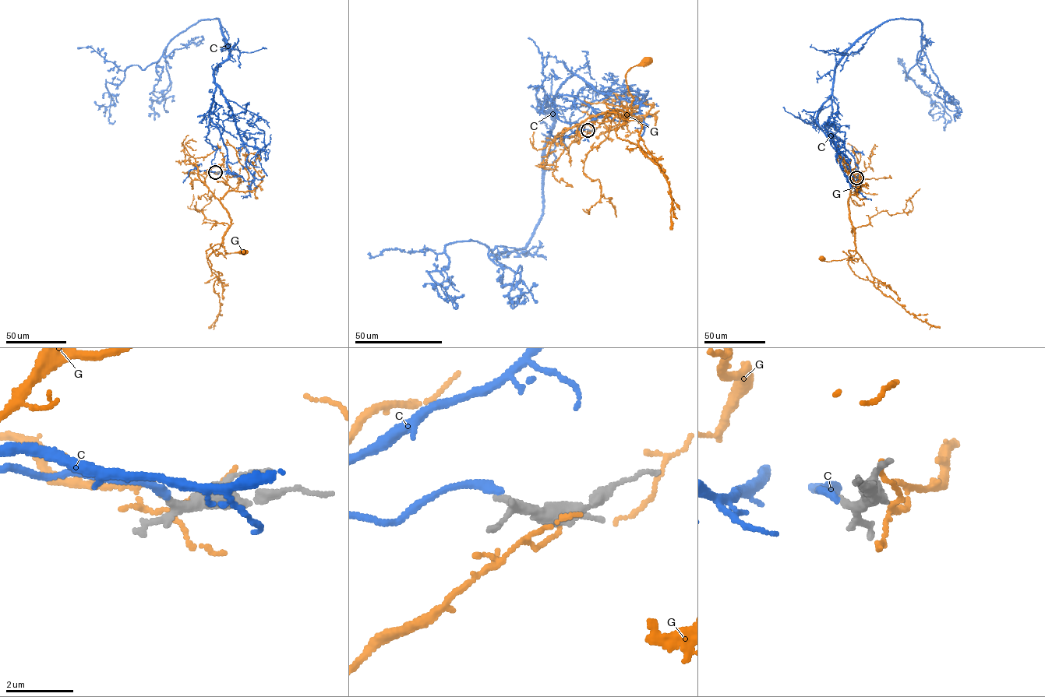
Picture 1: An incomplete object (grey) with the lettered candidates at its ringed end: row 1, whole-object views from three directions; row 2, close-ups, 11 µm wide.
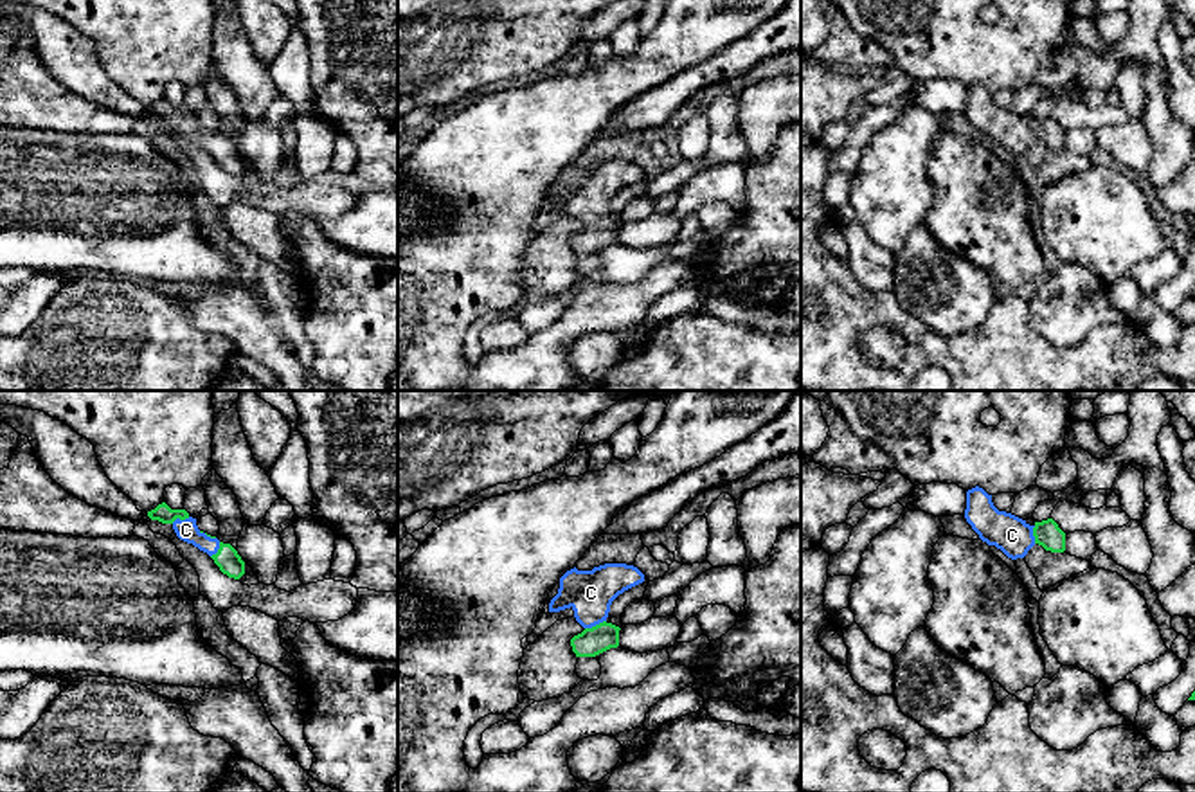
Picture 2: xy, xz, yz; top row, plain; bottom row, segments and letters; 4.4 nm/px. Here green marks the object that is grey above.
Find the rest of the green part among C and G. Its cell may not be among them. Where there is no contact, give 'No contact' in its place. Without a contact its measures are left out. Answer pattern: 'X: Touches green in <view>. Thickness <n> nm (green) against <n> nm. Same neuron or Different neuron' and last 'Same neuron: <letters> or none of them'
C: Touches green in xz. Thickness 130 nm (green) against 200 nm. Same neuron
G: No contact. Different neuron
Same neuron: C

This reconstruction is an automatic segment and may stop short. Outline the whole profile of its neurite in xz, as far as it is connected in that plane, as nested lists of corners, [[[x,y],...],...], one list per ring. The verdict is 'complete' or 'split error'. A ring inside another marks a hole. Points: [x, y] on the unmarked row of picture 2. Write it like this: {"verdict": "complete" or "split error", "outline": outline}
{"verdict": "split error", "outline": [[[605,160],[592,167],[567,167],[560,175],[558,191],[549,209],[574,207],[576,218],[585,225],[571,236],[576,254],[596,254],[619,243],[619,223],[606,218],[612,198],[624,187],[644,178],[644,171],[626,160]]]}

